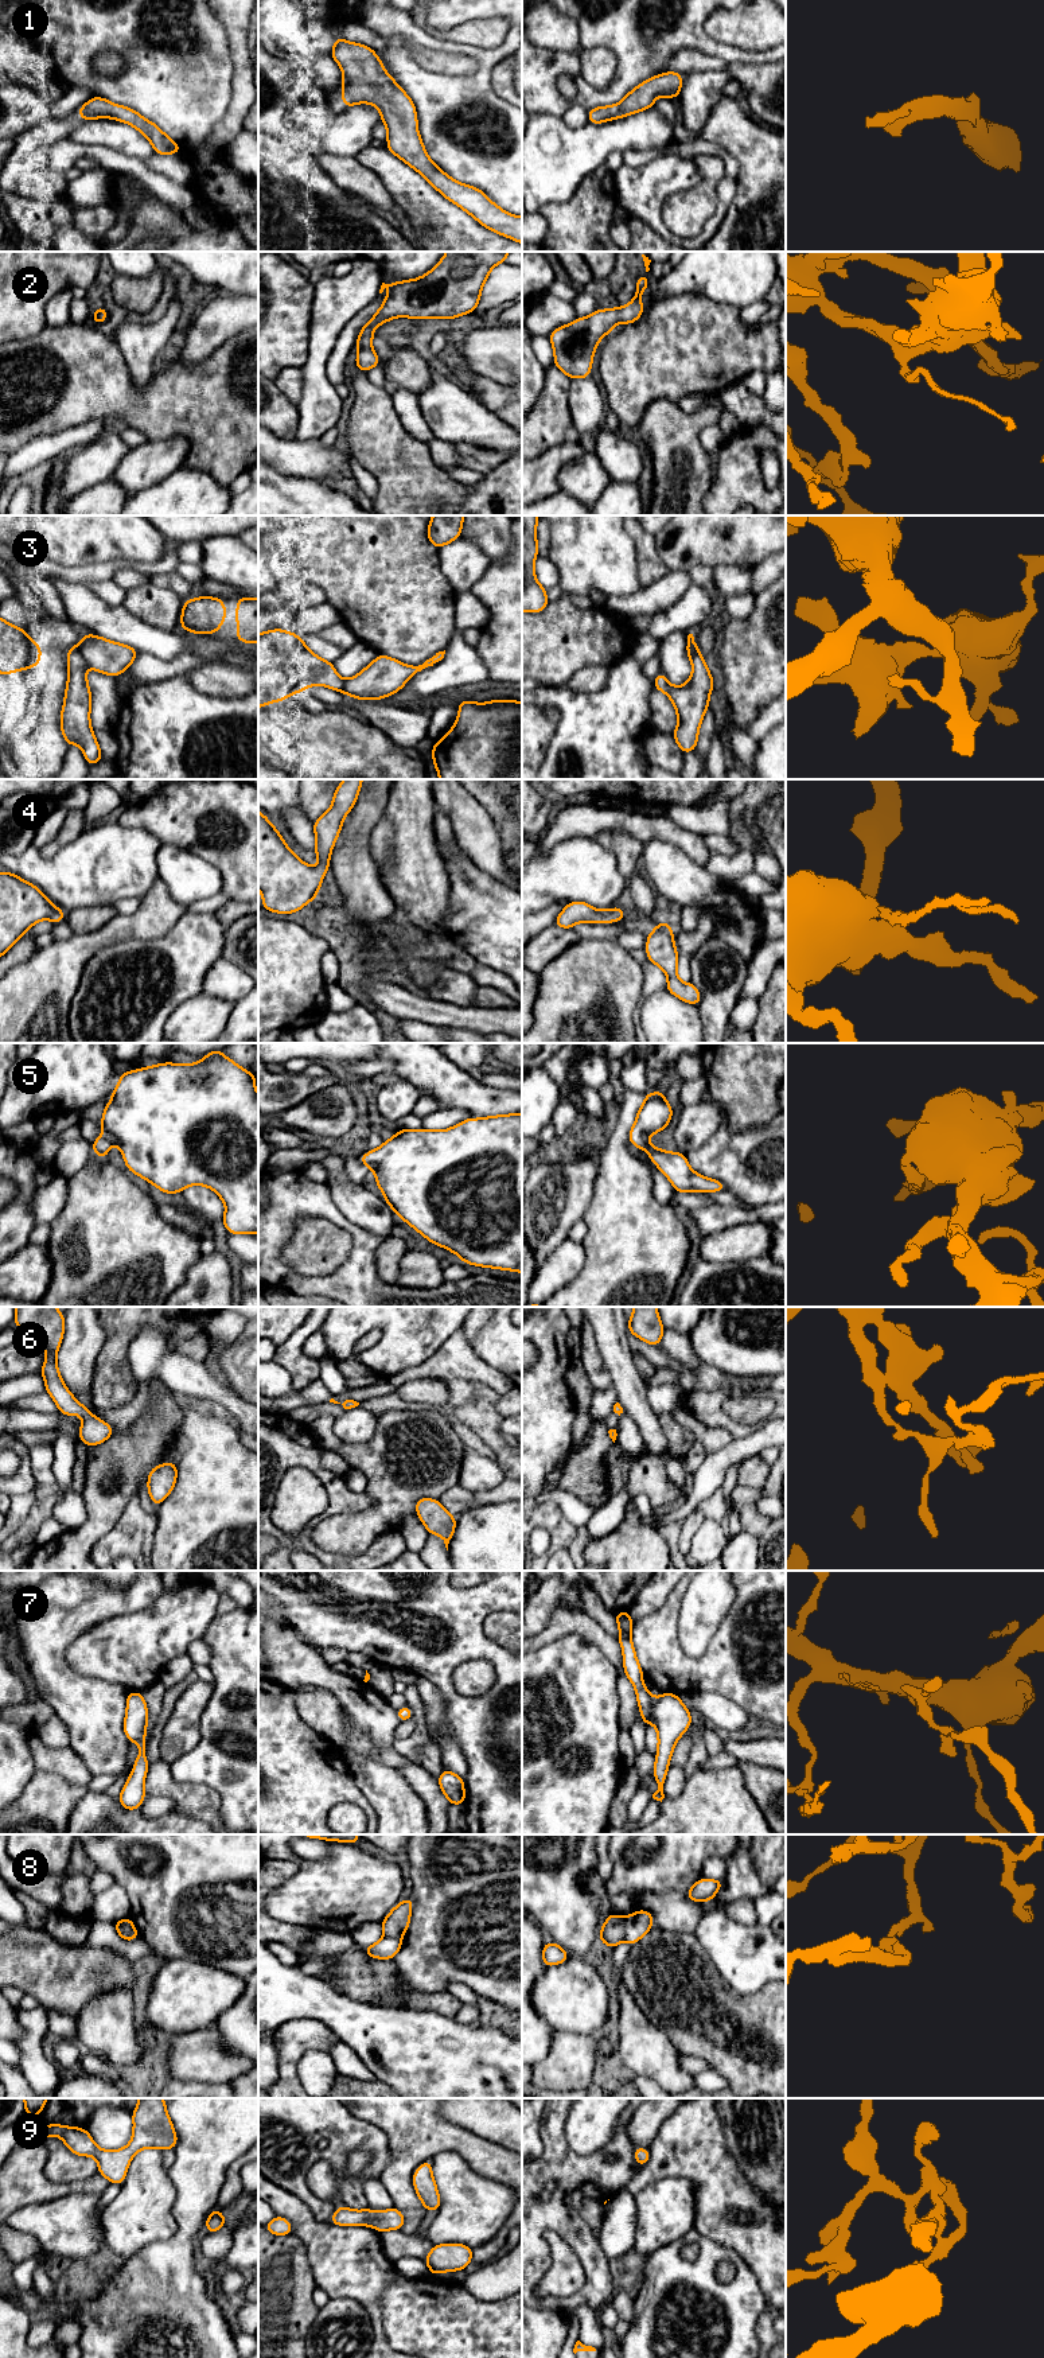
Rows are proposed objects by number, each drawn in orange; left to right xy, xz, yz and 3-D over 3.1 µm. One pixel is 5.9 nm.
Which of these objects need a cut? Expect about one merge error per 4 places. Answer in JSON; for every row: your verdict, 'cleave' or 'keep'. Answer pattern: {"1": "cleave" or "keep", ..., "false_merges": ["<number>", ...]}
{"1": "keep", "2": "keep", "3": "cleave", "4": "keep", "5": "keep", "6": "keep", "7": "keep", "8": "cleave", "9": "keep", "false_merges": ["3", "8"]}

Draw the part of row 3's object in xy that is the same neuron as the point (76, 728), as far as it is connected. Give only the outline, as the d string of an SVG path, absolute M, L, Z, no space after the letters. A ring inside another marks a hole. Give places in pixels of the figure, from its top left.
M79 646L67 650L67 685L61 712L61 731L69 746L82 748L89 767L102 760L101 750L90 727L91 693L86 677L86 661Z

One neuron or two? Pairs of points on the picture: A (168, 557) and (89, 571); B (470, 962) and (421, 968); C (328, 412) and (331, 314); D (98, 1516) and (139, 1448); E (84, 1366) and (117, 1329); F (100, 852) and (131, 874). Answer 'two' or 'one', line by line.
A: one
B: two
C: one
D: one
E: two
F: one

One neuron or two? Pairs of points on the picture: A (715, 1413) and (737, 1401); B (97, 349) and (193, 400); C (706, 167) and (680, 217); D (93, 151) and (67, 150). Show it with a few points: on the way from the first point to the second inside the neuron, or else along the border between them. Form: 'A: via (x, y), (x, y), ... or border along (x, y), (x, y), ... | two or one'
A: border along (724, 1399), (724, 1408), (736, 1420), (752, 1425) | two
B: via (112, 376), (136, 400), (166, 400) | one
C: via (708, 179), (706, 190), (692, 205) | one
D: via (86, 151), (74, 151) | one

